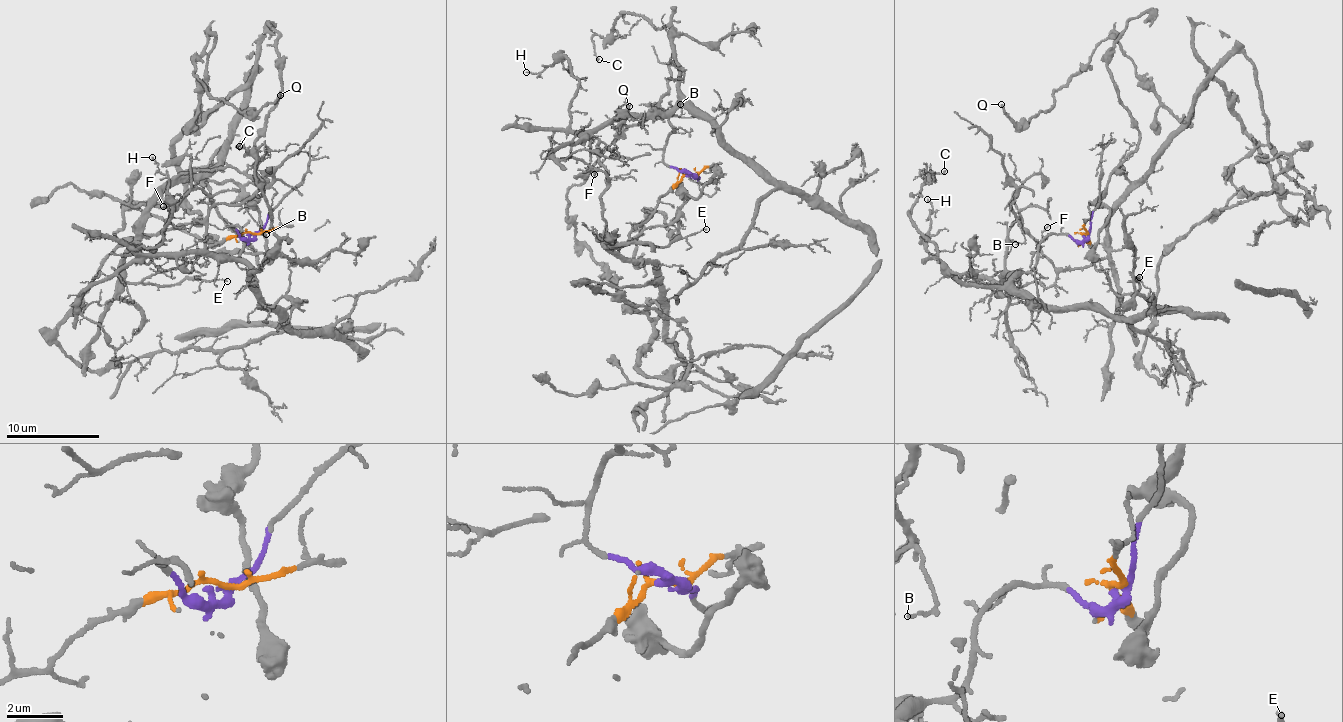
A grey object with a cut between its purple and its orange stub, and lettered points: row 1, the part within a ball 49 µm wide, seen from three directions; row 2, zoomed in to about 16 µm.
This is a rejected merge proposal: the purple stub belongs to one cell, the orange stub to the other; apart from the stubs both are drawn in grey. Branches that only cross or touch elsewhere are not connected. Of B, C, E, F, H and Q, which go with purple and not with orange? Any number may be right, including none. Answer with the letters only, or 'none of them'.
B, C, H

